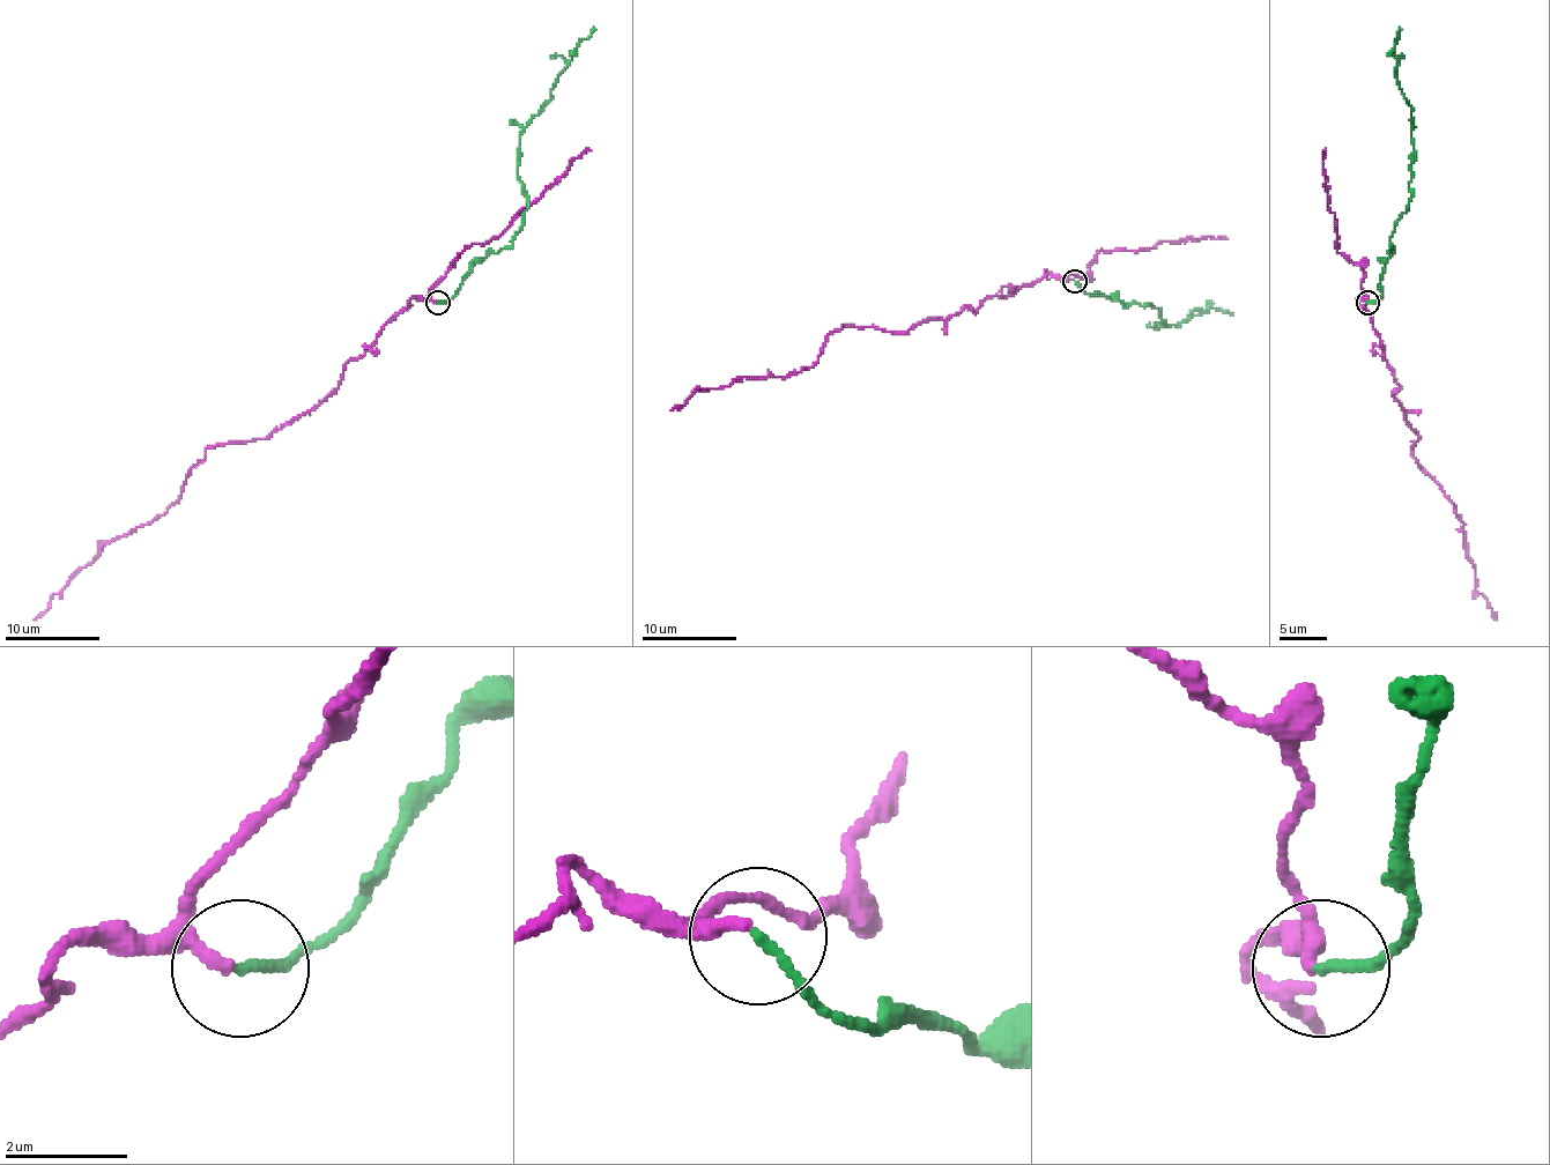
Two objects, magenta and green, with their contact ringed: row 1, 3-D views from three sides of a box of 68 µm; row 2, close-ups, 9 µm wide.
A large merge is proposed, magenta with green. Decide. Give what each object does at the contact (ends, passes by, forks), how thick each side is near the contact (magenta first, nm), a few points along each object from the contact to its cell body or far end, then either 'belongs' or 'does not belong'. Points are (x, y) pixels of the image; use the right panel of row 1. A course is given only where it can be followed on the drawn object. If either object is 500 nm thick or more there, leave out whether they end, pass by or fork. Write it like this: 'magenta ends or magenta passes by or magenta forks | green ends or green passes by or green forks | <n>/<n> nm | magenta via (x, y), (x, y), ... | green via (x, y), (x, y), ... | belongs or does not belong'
magenta passes by | green ends | 170/150 nm | magenta via (1365, 303), (1356, 301), (1418, 438), (1414, 458), (1454, 503), (1475, 588), (1497, 620) | green via (1367, 303), (1382, 294), (1380, 276), (1394, 222), (1411, 191), (1411, 105), (1396, 81), (1392, 49), (1399, 27) | belongs

